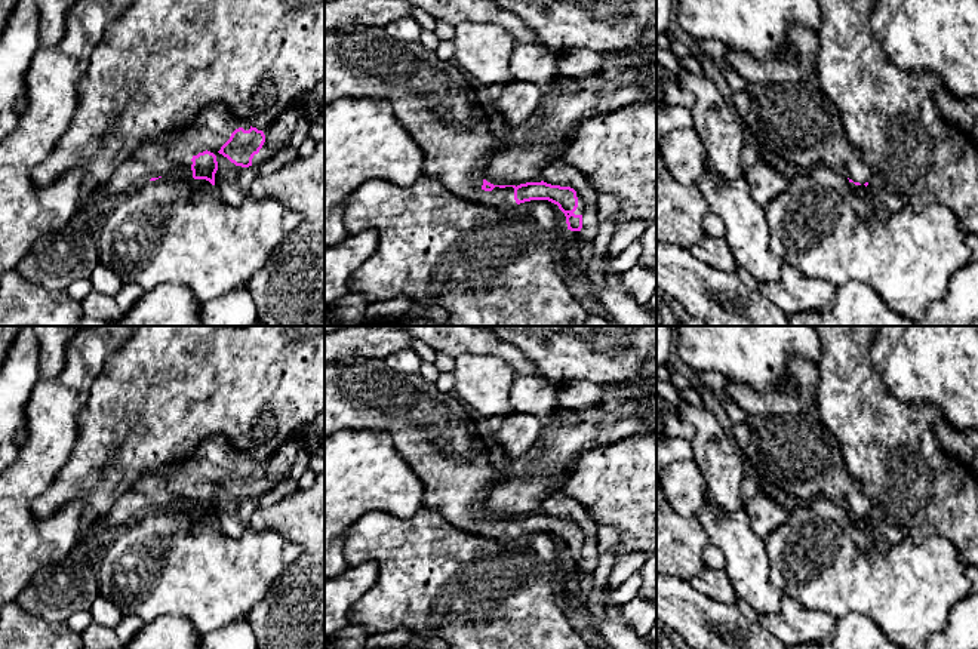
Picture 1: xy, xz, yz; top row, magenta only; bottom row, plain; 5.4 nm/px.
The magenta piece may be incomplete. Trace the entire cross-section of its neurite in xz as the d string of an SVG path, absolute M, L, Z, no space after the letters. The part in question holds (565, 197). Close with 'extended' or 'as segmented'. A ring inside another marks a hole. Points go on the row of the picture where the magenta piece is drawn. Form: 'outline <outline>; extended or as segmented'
outline M359 25L325 33L325 107L345 98L388 101L397 122L425 154L424 175L440 179L455 196L496 207L548 200L565 213L568 230L581 231L585 202L573 188L544 181L493 185L480 178L496 141L488 110L464 71L455 62L442 61L419 41L397 41L382 27Z; extended

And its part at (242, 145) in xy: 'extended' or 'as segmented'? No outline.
extended

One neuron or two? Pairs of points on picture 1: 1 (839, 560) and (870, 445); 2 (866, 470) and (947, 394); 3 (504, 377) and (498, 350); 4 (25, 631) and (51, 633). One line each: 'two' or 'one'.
1: two
2: two
3: two
4: one

